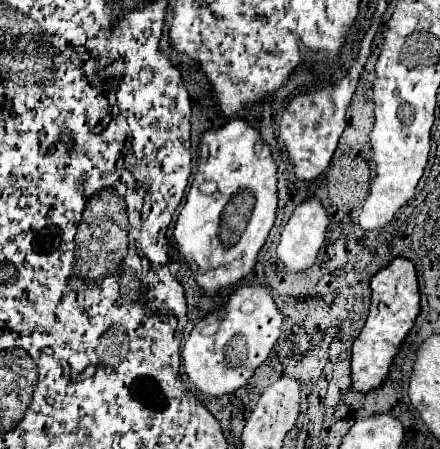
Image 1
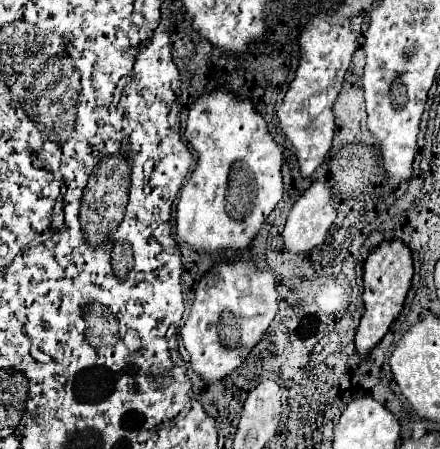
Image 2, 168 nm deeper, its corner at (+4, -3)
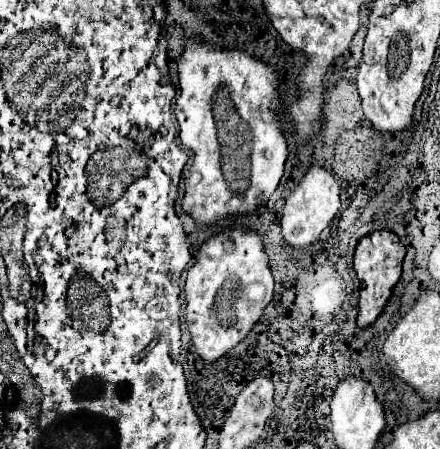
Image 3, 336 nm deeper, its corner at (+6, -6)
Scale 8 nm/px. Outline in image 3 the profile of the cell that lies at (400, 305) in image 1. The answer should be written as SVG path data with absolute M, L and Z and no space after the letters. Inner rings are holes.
M374 231L360 239L356 253L354 253L354 271L360 279L360 313L358 313L358 327L370 327L378 315L384 311L394 285L402 275L402 261L406 255L406 247L392 231Z

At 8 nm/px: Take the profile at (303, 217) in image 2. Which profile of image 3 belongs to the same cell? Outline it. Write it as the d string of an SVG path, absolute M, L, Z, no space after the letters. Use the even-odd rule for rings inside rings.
M310 167L300 185L290 193L282 209L282 237L292 247L308 247L314 243L314 235L320 235L340 209L340 185L322 167Z

